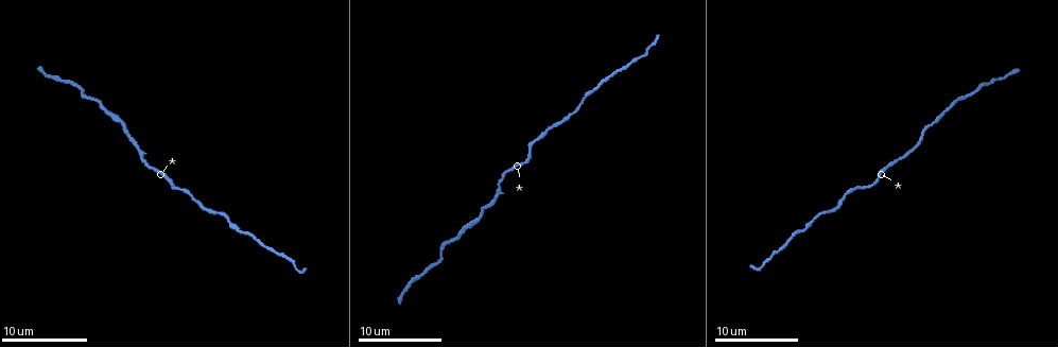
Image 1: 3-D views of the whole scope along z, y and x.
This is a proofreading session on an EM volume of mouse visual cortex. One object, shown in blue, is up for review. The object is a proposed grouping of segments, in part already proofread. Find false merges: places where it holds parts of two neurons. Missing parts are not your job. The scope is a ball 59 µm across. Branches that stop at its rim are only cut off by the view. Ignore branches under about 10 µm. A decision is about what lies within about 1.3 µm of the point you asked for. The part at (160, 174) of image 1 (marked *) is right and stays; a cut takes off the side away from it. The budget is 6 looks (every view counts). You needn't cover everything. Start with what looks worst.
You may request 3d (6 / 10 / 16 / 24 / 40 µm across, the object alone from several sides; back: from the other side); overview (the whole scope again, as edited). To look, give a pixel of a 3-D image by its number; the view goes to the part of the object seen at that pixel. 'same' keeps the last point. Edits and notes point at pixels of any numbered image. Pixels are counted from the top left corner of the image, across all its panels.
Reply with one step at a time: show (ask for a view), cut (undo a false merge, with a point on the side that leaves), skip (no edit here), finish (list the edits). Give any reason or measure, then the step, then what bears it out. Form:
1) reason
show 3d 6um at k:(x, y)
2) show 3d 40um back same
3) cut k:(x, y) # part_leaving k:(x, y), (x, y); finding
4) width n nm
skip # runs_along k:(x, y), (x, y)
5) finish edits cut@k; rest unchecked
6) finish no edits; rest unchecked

thin neck
show 3d 10um at 1:(499, 184)

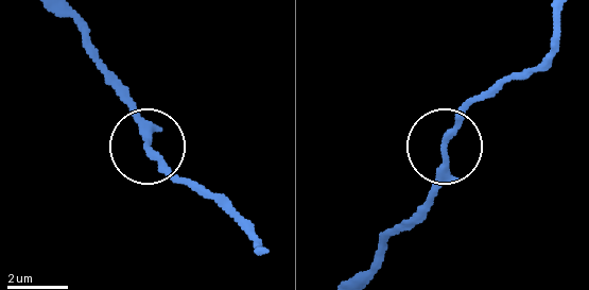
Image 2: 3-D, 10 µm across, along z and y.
closer look
show 3d 6um at 2:(444, 156)

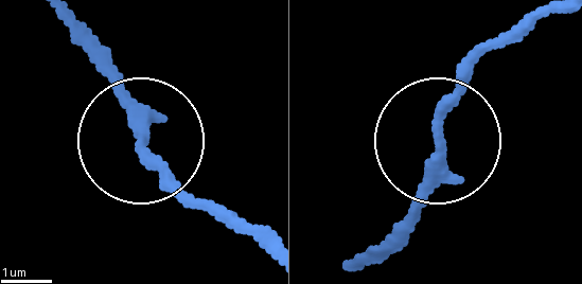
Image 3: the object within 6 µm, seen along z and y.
skip # runs_along 3:(545, 16), (486, 54), (443, 113), (409, 235); one neuron here

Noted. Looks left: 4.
thick turns thin
show 3d 6um at 1:(481, 212)

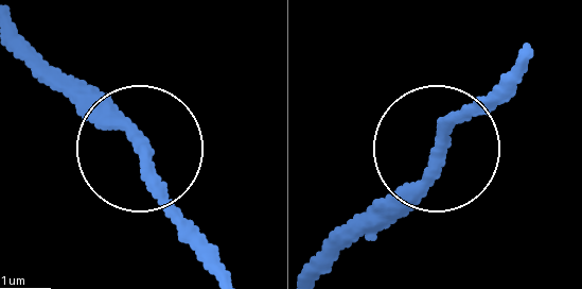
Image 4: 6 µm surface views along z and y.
skip # runs_along 4:(516, 65), (369, 226); continuous, no second neuron

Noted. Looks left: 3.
thick turns thin
show 3d 16um at 1:(211, 212)

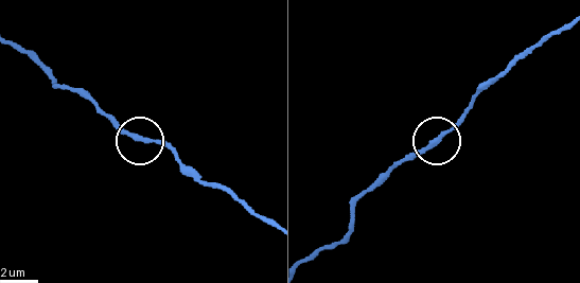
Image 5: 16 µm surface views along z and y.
skip # runs_along 5:(326, 248), (347, 234), (362, 196), (433, 144), (469, 108); all the same neuron

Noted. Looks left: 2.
finish no edits; rest unchecked

